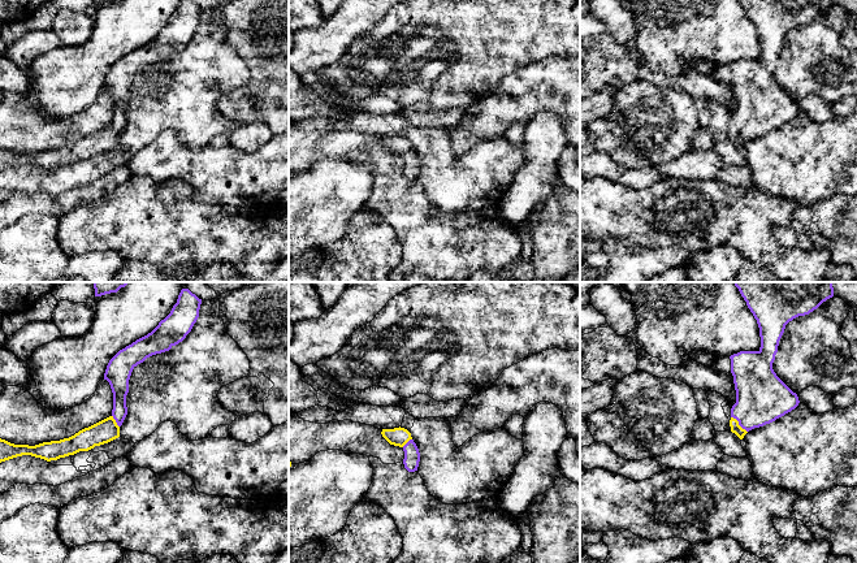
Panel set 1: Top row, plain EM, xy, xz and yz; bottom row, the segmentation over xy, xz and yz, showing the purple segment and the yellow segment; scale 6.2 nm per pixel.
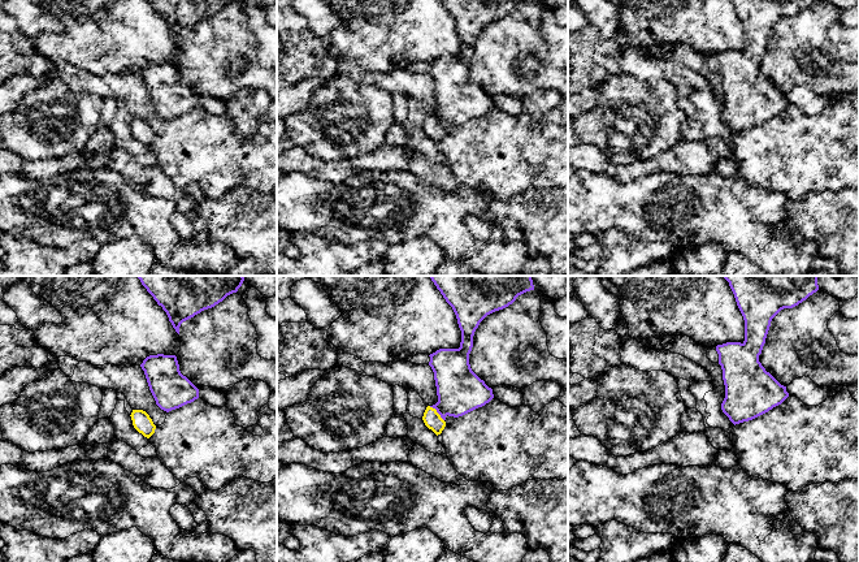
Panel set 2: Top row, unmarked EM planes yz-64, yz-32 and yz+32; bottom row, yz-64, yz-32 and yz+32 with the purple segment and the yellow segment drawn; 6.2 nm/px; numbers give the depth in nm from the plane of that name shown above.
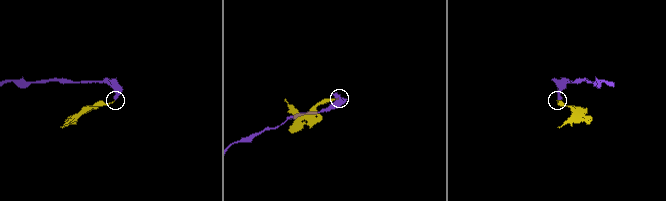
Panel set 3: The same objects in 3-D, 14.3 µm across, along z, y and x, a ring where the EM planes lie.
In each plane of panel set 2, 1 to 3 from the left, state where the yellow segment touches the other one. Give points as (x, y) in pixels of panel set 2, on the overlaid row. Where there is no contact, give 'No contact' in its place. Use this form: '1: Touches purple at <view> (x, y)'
1: No contact
2: Touches purple at yz-32 (437, 411)
3: No contact

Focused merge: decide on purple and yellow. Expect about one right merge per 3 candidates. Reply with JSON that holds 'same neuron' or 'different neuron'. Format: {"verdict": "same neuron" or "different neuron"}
{"verdict": "same neuron"}

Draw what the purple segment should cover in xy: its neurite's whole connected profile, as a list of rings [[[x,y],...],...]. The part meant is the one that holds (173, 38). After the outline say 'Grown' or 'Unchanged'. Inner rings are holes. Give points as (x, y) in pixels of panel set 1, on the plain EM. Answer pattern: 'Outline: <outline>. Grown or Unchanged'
Outline: [[[181,0],[170,22],[147,44],[120,59],[108,72],[104,88],[113,101],[112,124],[69,147],[43,151],[35,155],[14,153],[0,147],[0,172],[31,164],[47,170],[57,169],[95,155],[108,152],[120,146],[120,135],[126,124],[126,104],[133,78],[147,66],[169,60],[182,51],[199,26],[202,8],[191,0]]]. Grown

